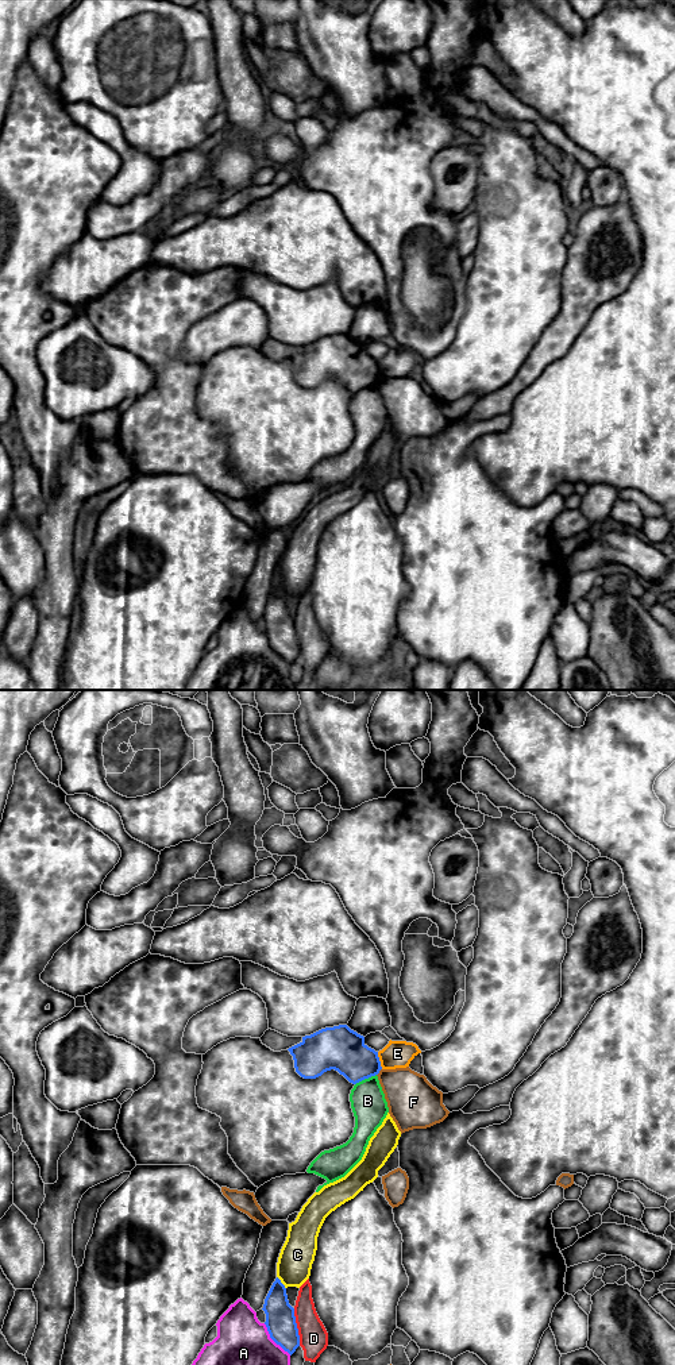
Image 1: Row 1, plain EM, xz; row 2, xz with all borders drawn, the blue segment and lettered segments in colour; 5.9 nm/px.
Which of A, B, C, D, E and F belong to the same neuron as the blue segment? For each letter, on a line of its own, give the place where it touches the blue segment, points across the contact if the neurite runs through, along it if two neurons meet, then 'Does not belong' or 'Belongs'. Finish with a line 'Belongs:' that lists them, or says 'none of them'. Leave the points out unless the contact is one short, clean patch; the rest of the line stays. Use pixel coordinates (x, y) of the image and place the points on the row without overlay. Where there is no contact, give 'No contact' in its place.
A: Touches blue at xz (274, 650). Does not belong
B: Touches blue at xz (365, 386). Does not belong
C: Touches blue at xz (281, 592). Boundary: xz (277, 585), (285, 597). Does not belong
D: Touches blue at xz (296, 636). Does not belong
E: Touches blue at xz (378, 369). Boundary: xz (377, 361), (382, 377). Does not belong
F: Touches blue at xz (378, 381). Does not belong
Belongs: none of them

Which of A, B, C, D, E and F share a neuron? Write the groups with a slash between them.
A / B / C / D / E / F

